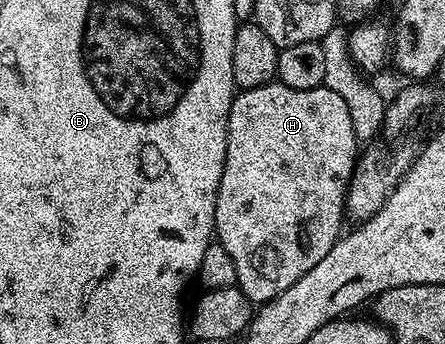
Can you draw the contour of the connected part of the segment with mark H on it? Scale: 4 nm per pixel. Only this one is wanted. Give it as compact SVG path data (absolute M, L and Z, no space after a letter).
M279 83L254 87L253 89L241 89L232 98L230 115L228 116L228 142L226 143L226 163L222 167L222 179L218 187L216 196L216 228L214 230L215 240L230 254L230 259L234 259L234 268L238 270L236 285L248 296L253 303L263 303L272 301L290 283L302 279L314 263L320 262L326 251L334 247L334 243L341 236L342 228L340 224L346 221L346 210L344 207L344 196L348 194L348 184L352 178L352 173L356 169L358 160L358 140L355 137L353 124L350 121L345 100L341 95L336 94L328 88L315 89L295 89L286 87Z

